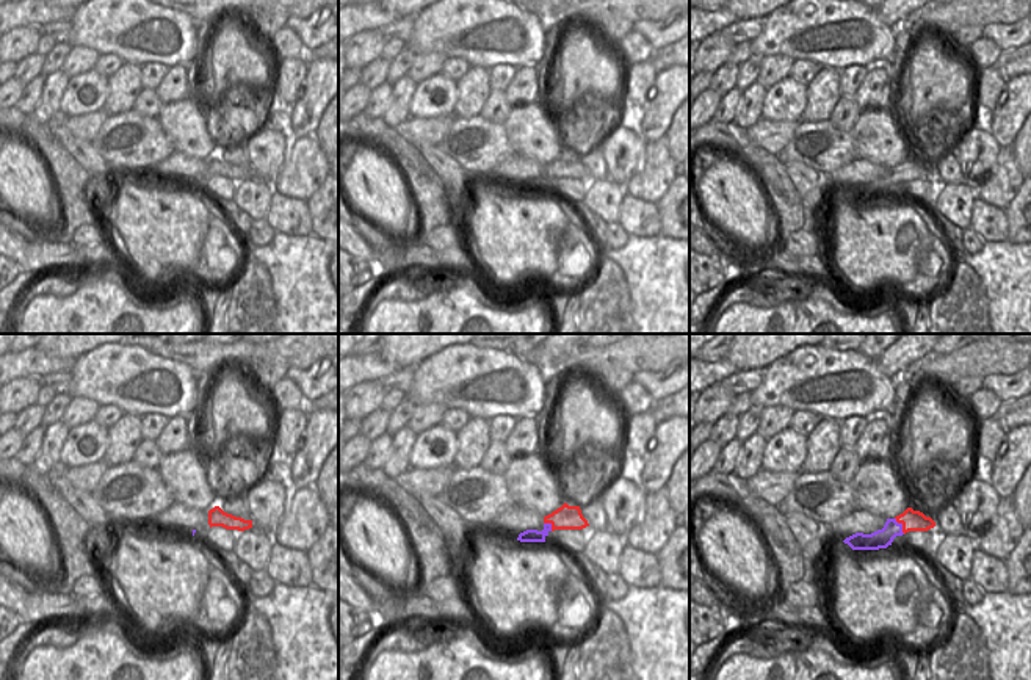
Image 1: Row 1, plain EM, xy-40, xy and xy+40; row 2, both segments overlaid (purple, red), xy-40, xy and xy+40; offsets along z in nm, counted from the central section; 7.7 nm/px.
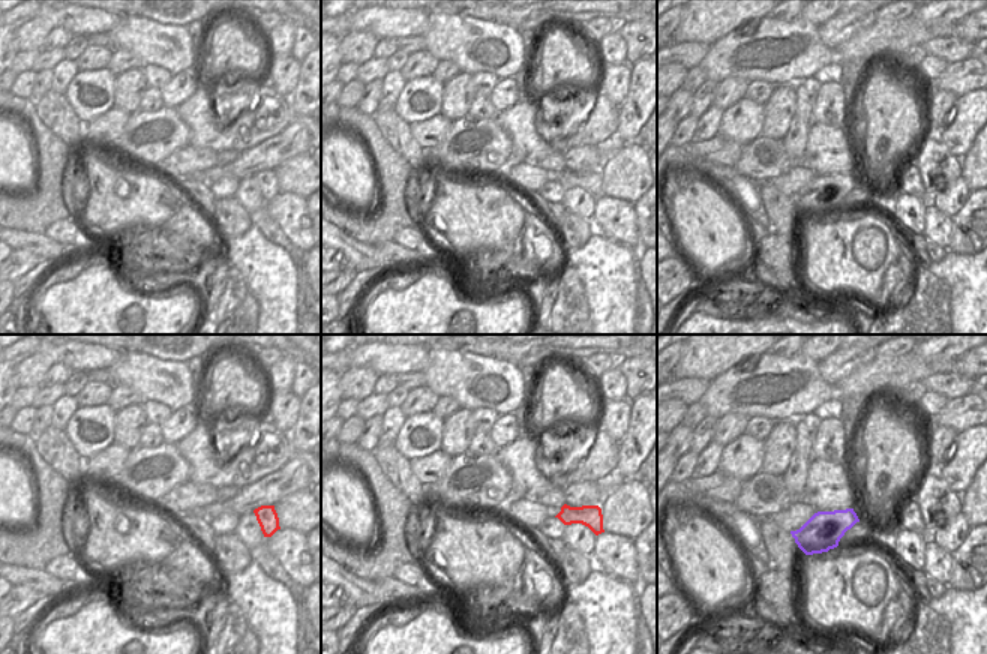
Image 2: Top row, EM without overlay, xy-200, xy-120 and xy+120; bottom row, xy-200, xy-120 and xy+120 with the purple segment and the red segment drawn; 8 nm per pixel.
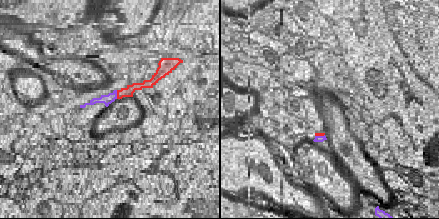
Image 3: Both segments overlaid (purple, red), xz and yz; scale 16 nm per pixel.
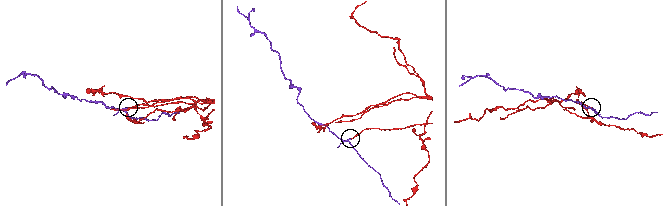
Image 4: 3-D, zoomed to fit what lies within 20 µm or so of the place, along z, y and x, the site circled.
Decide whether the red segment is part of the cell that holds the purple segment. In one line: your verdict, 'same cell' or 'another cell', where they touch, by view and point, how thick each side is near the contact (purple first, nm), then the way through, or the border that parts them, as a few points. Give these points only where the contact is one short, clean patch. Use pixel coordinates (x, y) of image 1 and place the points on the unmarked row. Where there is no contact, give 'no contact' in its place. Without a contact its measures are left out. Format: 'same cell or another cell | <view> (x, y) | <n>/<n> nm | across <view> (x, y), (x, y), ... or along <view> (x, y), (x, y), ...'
another cell | xy+40 (901, 174) | 150/170 nm | along xy+40 (895, 166), (904, 182)

